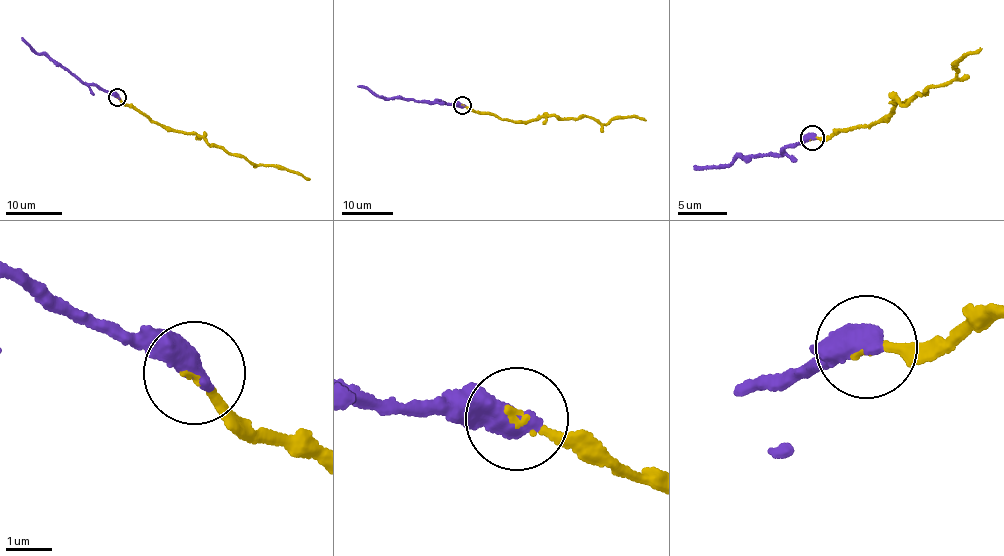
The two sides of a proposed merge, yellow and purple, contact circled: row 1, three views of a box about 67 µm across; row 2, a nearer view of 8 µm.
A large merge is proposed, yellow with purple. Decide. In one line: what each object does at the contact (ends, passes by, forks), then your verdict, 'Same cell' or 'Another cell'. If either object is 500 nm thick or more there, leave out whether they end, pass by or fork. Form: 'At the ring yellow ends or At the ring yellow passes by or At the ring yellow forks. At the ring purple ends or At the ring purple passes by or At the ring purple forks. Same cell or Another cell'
Same cell

